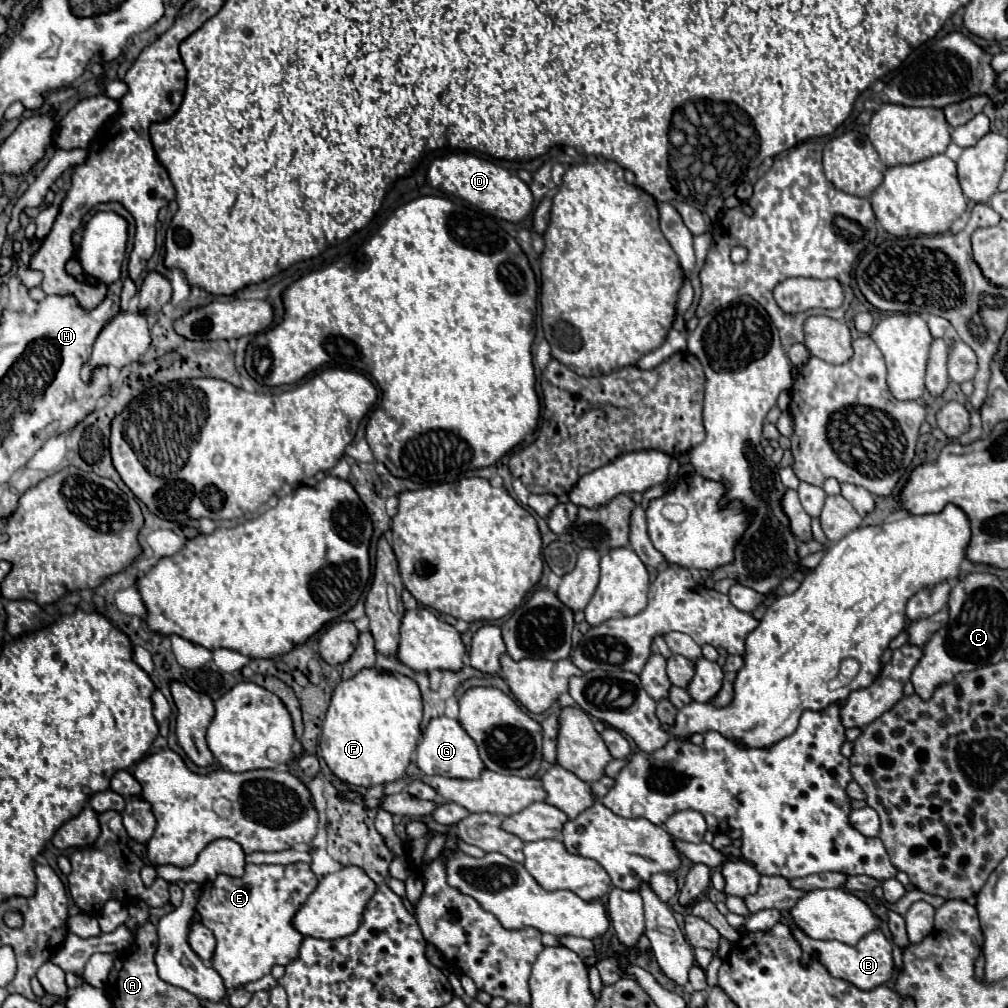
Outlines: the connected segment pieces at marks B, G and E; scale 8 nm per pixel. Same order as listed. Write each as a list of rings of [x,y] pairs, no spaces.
[[[795,924],[791,926],[791,934],[801,946],[801,964],[803,966],[809,964],[813,958],[817,958],[829,970],[831,976],[849,982],[849,984],[857,986],[859,990],[873,990],[875,986],[887,984],[893,976],[893,956],[891,956],[893,946],[883,936],[881,930],[875,930],[869,936],[861,938],[859,944],[855,944],[855,946],[847,946],[837,940],[813,940]]]
[[[439,716],[433,718],[427,728],[425,734],[421,738],[421,744],[417,746],[417,758],[415,758],[417,766],[429,774],[429,776],[445,776],[445,778],[479,778],[481,772],[485,770],[483,760],[479,758],[477,752],[477,744],[473,742],[473,738],[463,730],[463,726],[447,716]]]
[[[295,862],[287,866],[247,864],[243,878],[231,878],[221,874],[217,880],[201,888],[197,912],[201,914],[201,922],[215,934],[217,948],[213,956],[213,968],[219,972],[227,988],[241,988],[247,982],[259,980],[265,974],[269,974],[275,964],[287,966],[291,960],[299,956],[303,934],[295,930],[293,916],[315,888],[317,888],[317,876],[305,862]]]

